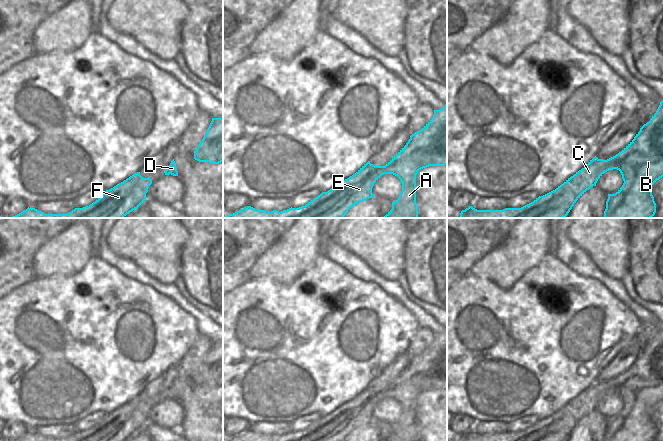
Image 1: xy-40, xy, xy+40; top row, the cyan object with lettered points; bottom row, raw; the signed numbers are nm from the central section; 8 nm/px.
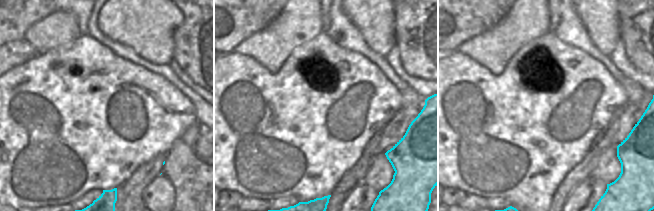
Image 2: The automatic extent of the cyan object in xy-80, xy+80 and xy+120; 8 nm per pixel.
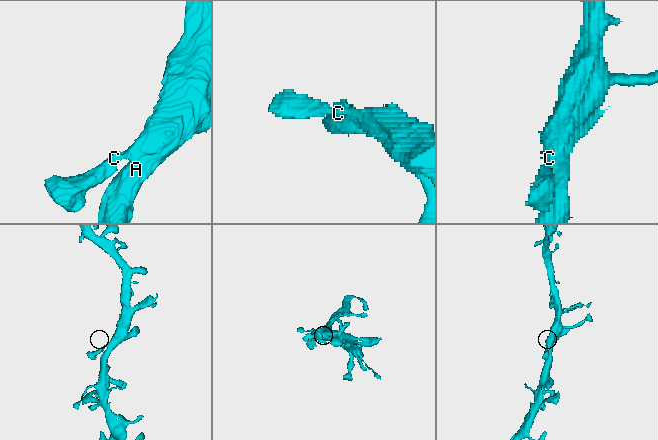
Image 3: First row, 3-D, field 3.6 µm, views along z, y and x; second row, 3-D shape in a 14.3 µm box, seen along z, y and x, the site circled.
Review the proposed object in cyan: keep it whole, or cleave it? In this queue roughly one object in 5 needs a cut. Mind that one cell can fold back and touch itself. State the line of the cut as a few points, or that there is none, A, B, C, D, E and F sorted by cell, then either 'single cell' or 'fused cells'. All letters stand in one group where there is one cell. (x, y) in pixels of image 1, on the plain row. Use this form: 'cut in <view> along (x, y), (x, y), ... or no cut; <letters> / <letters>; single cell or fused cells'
no cut; A B C D E F; single cell

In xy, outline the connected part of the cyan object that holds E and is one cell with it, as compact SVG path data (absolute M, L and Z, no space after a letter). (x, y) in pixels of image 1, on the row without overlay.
M447 328L439 334L434 334L432 343L421 354L412 358L406 369L385 390L375 390L368 385L355 398L299 432L291 431L281 436L277 434L267 436L247 430L226 441L344 441L359 426L374 422L372 417L374 407L384 398L393 398L402 407L398 423L392 426L392 433L384 441L418 441L416 427L418 395L429 390L445 389L447 389Z

